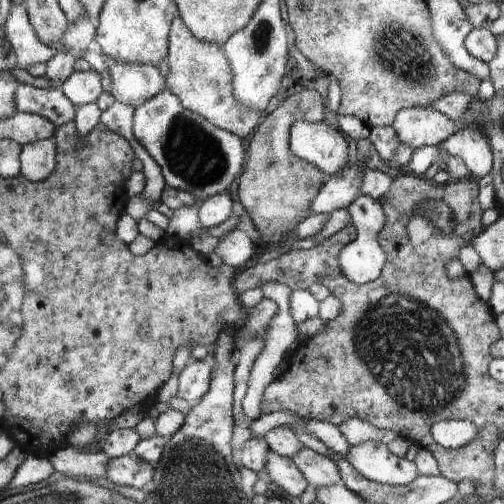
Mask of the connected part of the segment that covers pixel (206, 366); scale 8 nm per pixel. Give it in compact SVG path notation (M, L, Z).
M192 360L186 366L179 378L178 396L183 398L191 407L194 407L199 399L208 391L211 380L211 368L209 360Z

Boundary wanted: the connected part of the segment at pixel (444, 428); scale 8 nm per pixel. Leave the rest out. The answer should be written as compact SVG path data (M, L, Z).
M444 420L433 423L432 439L443 448L458 449L465 446L477 435L477 427L469 421Z

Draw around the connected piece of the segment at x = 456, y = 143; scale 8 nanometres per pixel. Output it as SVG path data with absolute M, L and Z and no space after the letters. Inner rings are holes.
M465 123L437 145L441 145L448 155L460 158L473 180L491 170L492 152L488 140L475 123Z

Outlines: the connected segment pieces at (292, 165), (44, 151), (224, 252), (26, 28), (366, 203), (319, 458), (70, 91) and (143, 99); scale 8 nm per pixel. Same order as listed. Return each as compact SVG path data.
M305 89L292 94L258 123L247 146L248 162L239 175L237 198L251 218L261 244L267 250L279 250L281 246L299 239L293 234L295 227L312 214L312 200L325 182L324 173L306 160L297 158L288 147L288 130L291 124L297 121L324 121L324 106L325 100L317 91Z
M56 138L42 140L21 147L22 173L32 181L42 181L54 173L58 163Z
M233 229L229 231L229 234L225 234L214 251L223 264L230 266L236 272L237 268L243 266L256 252L247 233L238 229Z
M13 3L4 30L5 36L14 46L19 68L25 72L34 64L48 63L57 54L57 50L40 41L34 26L30 23L25 4Z
M357 195L345 209L350 216L350 223L356 230L356 237L348 242L337 255L339 272L356 285L364 285L374 281L383 272L386 256L378 243L378 232L385 224L385 215L381 202L367 195Z
M303 447L290 459L306 482L313 487L343 485L335 463L312 449Z
M77 69L60 89L76 107L95 104L104 93L101 76L96 71L83 69Z
M102 57L112 82L110 93L123 104L139 108L167 87L166 78L155 66Z

